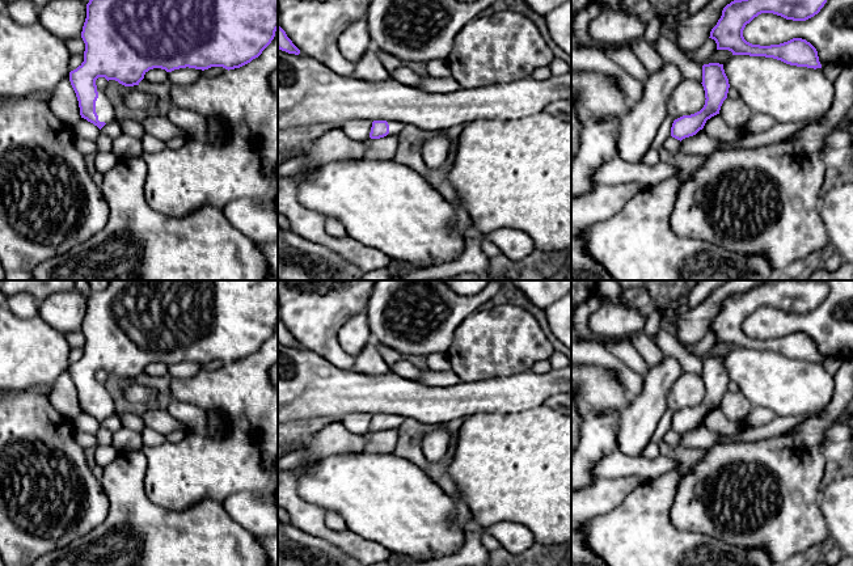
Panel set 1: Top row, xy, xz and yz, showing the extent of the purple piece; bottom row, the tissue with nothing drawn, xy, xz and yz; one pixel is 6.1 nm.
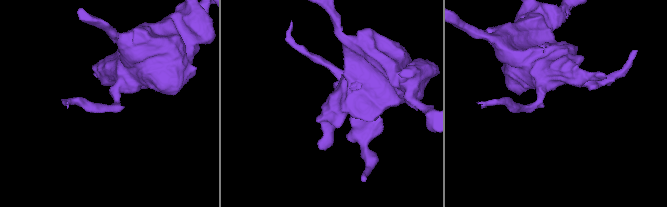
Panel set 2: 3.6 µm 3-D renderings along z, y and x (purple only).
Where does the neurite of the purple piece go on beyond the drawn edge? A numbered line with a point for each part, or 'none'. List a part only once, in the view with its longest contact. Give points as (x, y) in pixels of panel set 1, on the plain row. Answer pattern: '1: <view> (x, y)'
1: xy (104, 402)

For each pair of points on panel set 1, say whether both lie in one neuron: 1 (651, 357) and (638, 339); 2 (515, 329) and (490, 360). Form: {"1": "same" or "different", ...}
{"1": "same", "2": "same"}

